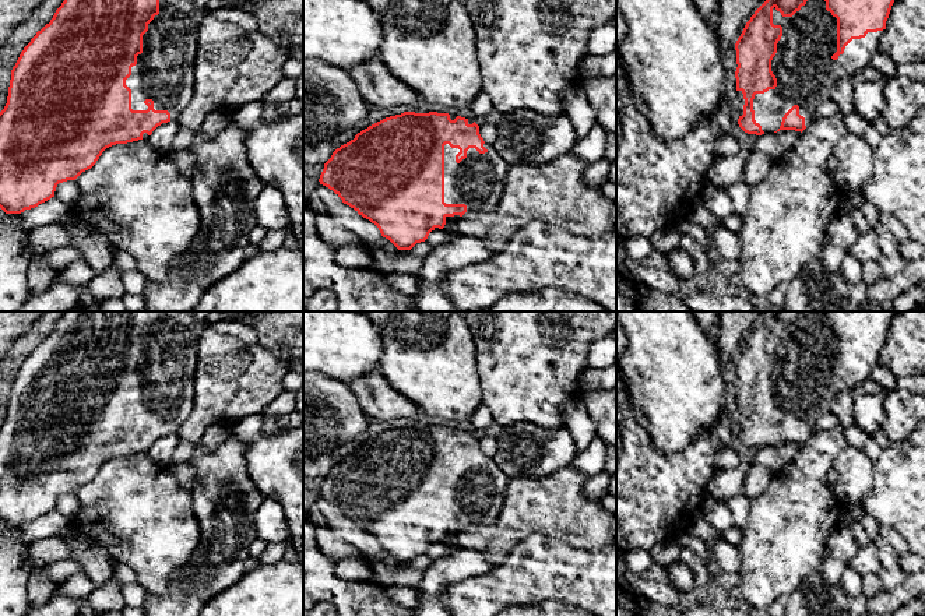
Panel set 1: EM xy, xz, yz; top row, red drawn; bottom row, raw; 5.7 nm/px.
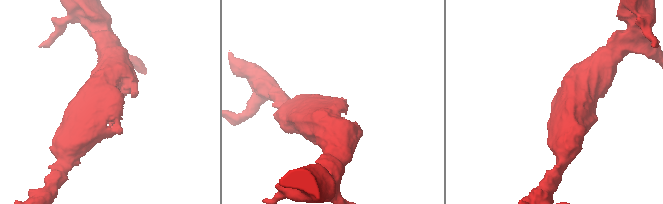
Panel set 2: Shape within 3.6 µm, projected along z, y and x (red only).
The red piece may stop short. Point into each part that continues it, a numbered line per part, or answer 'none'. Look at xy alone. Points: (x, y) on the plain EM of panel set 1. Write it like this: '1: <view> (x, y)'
1: xy (164, 386)

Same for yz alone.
1: yz (805, 384)

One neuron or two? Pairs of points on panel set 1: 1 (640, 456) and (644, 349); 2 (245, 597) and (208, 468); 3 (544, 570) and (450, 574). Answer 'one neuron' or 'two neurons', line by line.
1: two neurons
2: two neurons
3: two neurons

